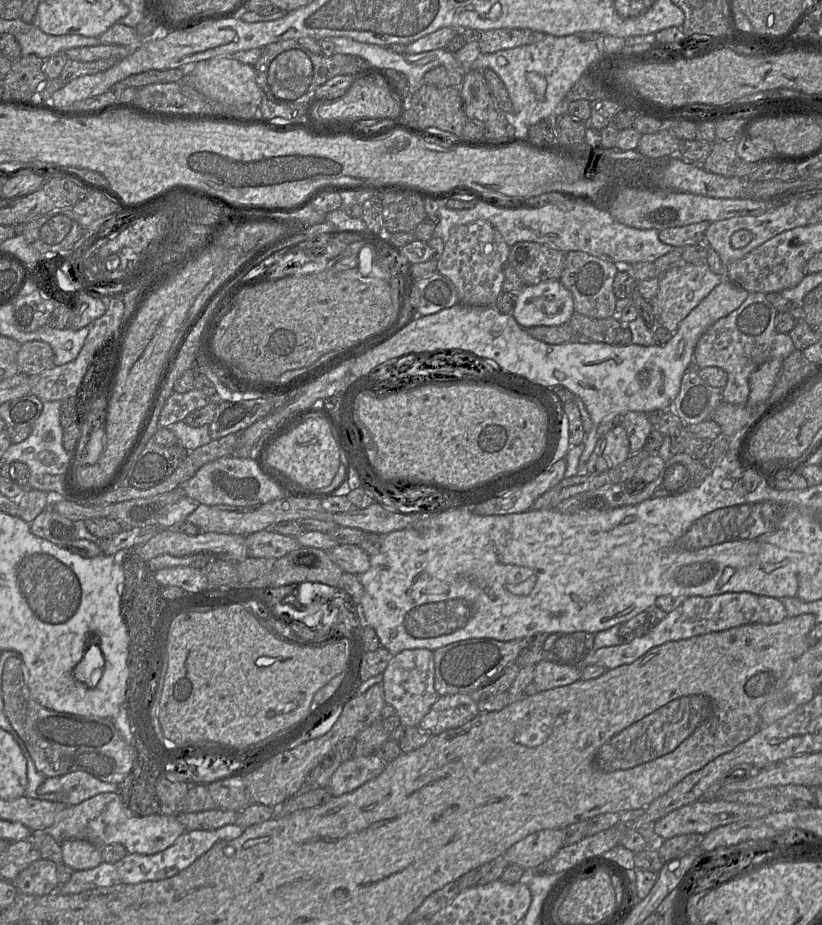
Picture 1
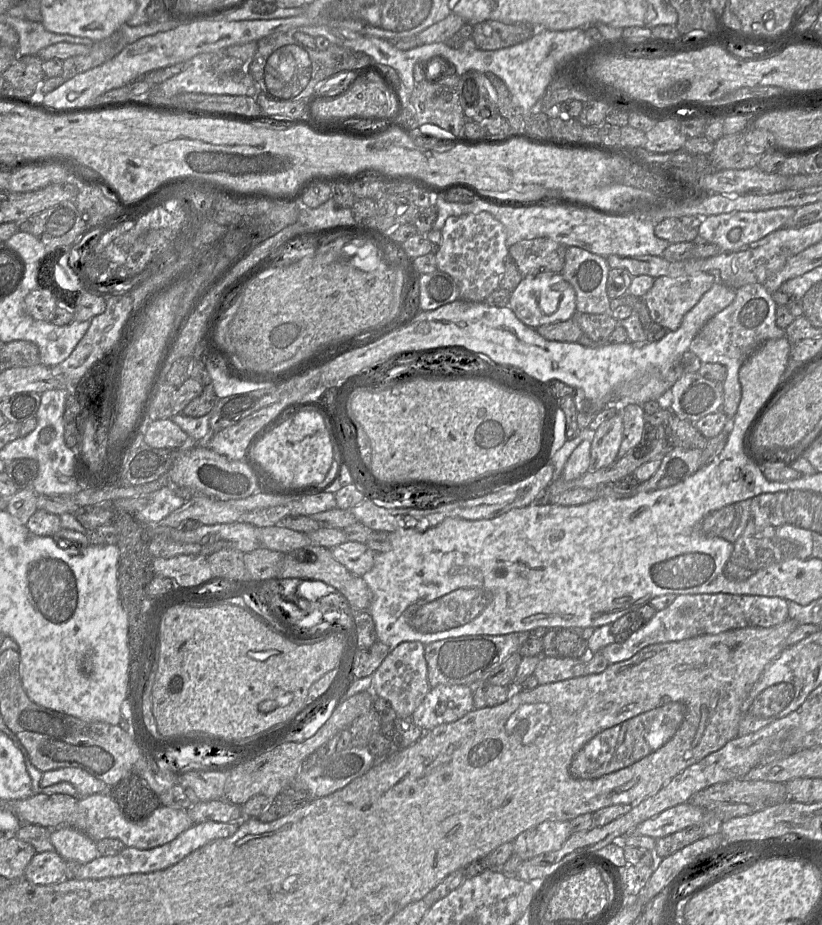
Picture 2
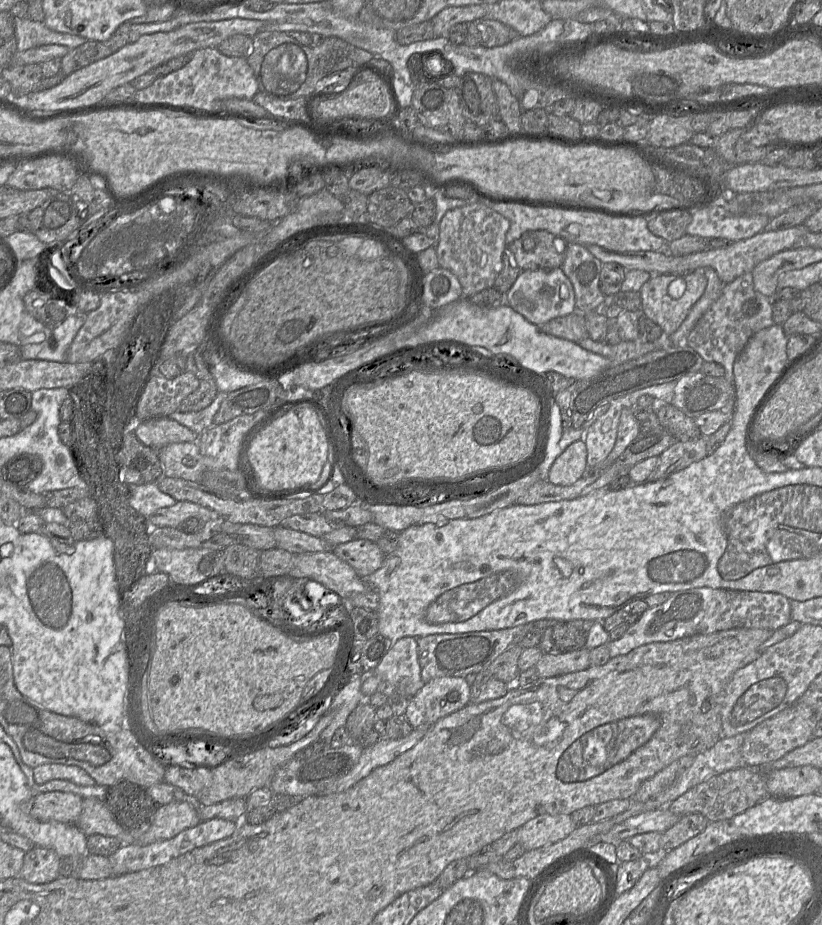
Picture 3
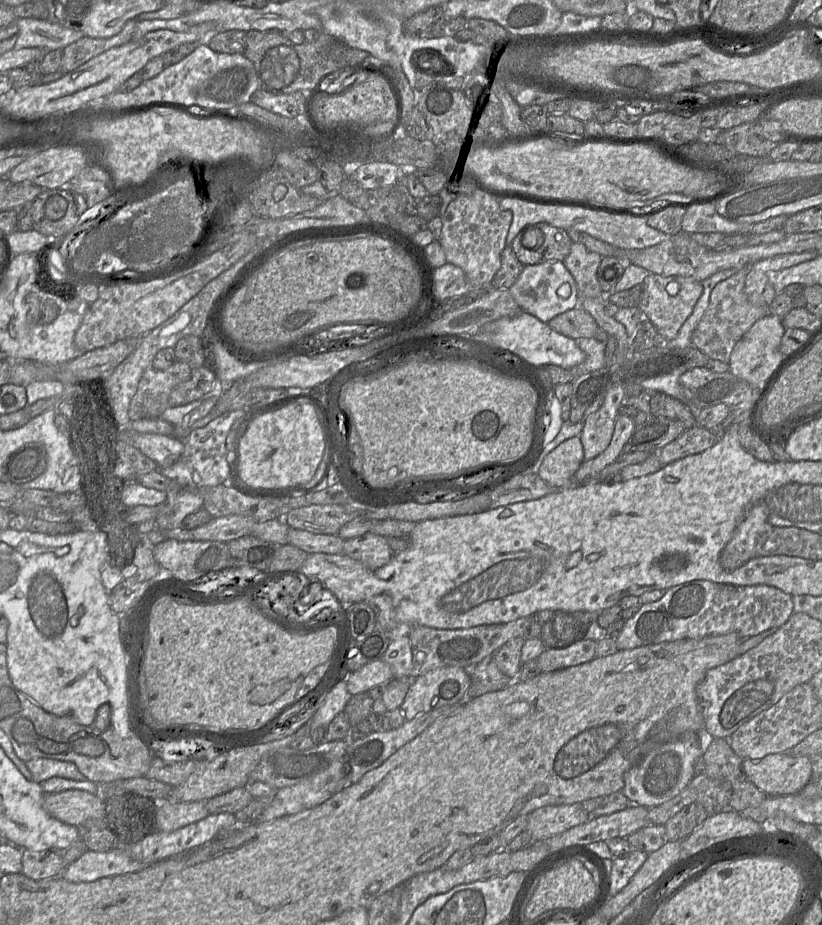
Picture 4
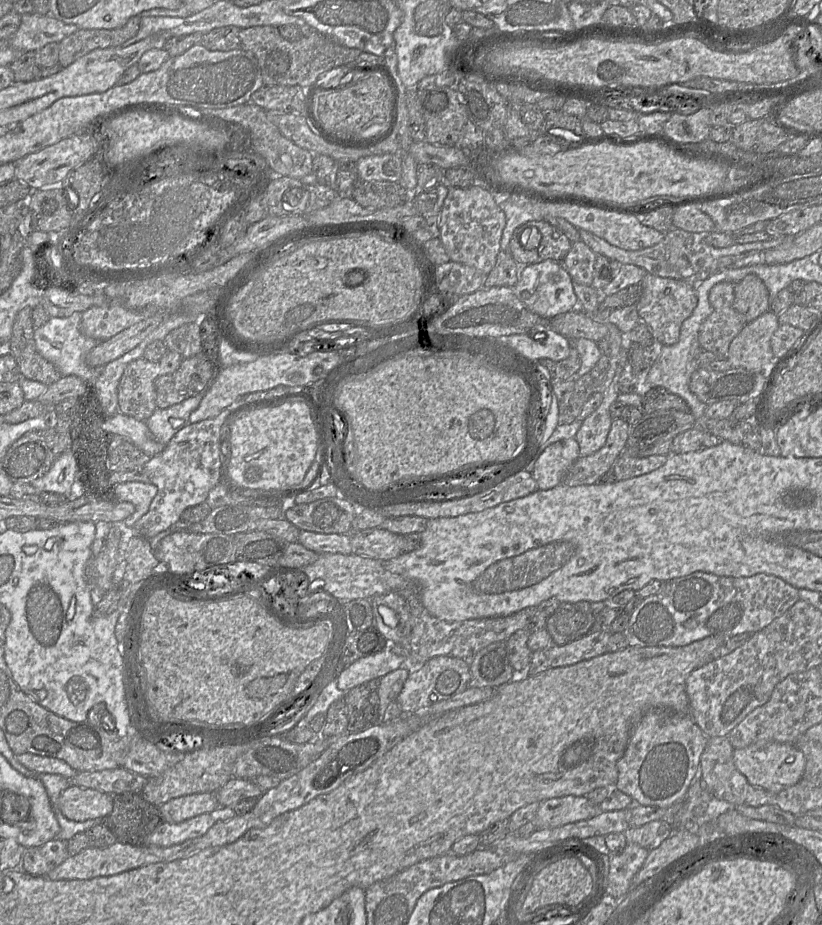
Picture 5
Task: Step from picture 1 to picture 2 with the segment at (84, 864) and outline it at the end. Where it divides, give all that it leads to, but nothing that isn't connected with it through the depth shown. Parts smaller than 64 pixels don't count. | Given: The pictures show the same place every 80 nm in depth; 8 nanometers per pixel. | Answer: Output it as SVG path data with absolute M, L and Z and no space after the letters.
M60 826L50 831L53 851L63 860L86 864L97 858L94 840L84 833L68 826Z

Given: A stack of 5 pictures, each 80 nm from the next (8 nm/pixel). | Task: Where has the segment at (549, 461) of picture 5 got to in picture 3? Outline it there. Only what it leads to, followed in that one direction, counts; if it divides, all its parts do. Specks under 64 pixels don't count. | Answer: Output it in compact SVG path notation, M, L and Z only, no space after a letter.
M577 440L555 459L549 469L547 480L555 485L571 485L587 472L586 443Z

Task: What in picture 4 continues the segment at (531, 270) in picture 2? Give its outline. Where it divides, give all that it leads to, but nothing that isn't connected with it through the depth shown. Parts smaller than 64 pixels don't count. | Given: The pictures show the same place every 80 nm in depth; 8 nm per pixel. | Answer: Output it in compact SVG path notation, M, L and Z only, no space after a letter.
M547 223L528 225L511 243L512 251L522 265L545 261L564 261L572 241L566 230Z

